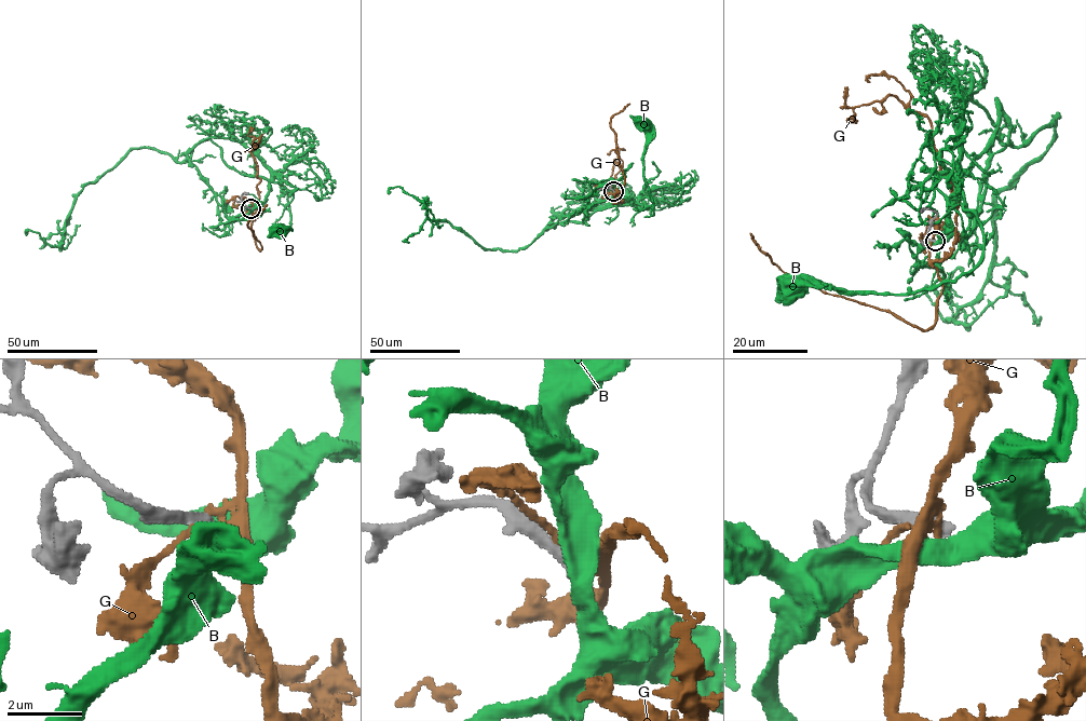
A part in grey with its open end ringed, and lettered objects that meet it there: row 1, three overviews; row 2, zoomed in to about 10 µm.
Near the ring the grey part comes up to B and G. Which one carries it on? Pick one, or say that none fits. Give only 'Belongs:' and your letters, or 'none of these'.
Belongs: none of these

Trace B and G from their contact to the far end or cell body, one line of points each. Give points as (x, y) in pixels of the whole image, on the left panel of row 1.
B: (250, 208), (262, 203), (269, 184), (276, 182), (289, 204), (290, 226), (282, 231)
G: (250, 207), (254, 218), (252, 232), (260, 250), (261, 245), (247, 225), (267, 204)

